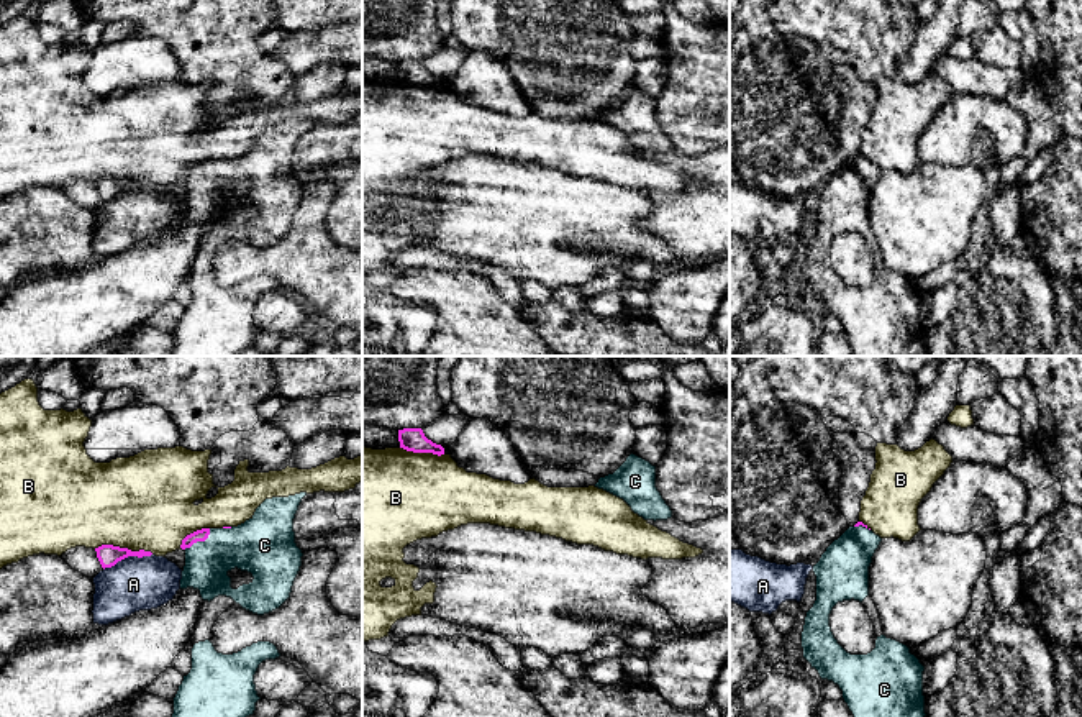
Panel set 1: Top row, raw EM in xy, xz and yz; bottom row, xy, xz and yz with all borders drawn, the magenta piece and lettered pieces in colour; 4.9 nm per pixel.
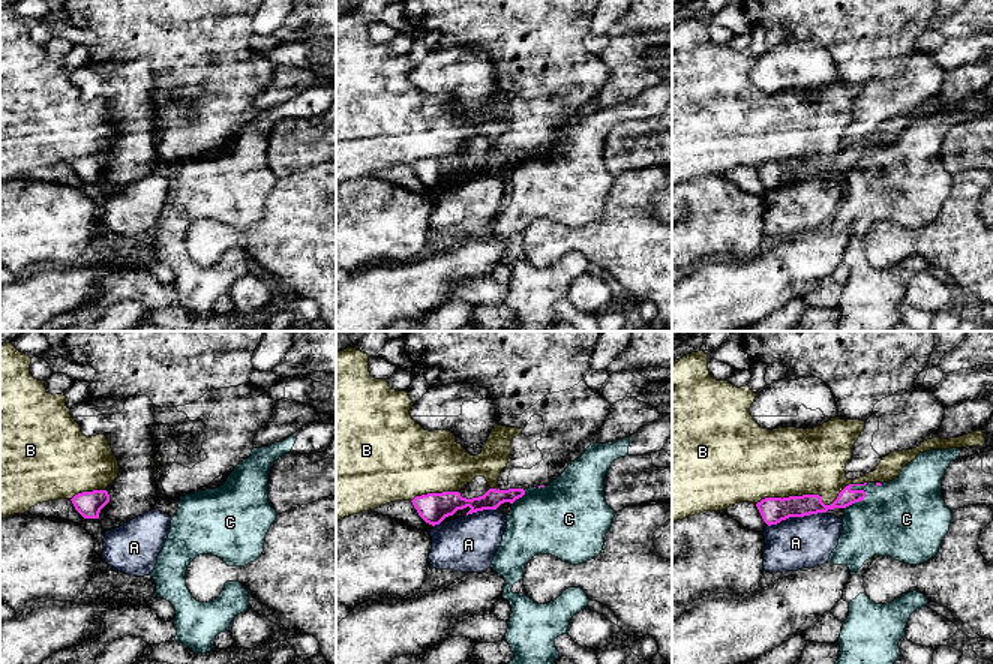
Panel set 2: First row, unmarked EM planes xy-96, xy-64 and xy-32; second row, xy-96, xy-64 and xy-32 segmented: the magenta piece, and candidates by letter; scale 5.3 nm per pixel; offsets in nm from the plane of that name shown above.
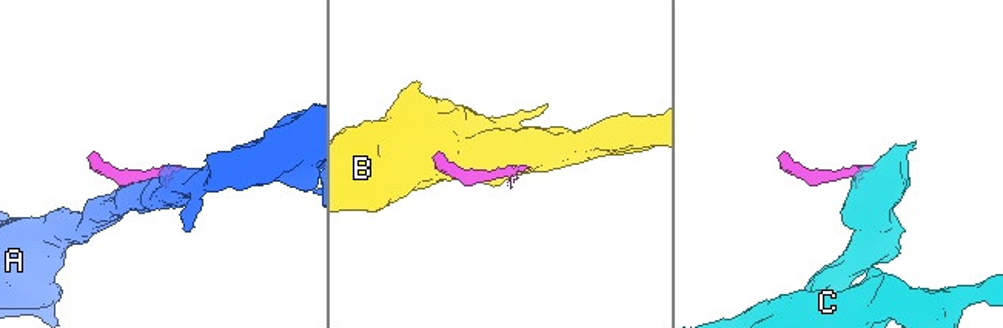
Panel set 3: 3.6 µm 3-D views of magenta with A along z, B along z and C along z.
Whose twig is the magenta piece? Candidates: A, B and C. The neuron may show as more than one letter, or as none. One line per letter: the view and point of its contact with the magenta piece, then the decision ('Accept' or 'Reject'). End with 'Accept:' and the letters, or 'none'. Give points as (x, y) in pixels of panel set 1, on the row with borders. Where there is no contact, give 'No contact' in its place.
A: Touches magenta at xy (127, 557). Reject
B: Touches magenta at xy (123, 548). Reject
C: Touches magenta at xy (199, 540). Accept
Accept: C

